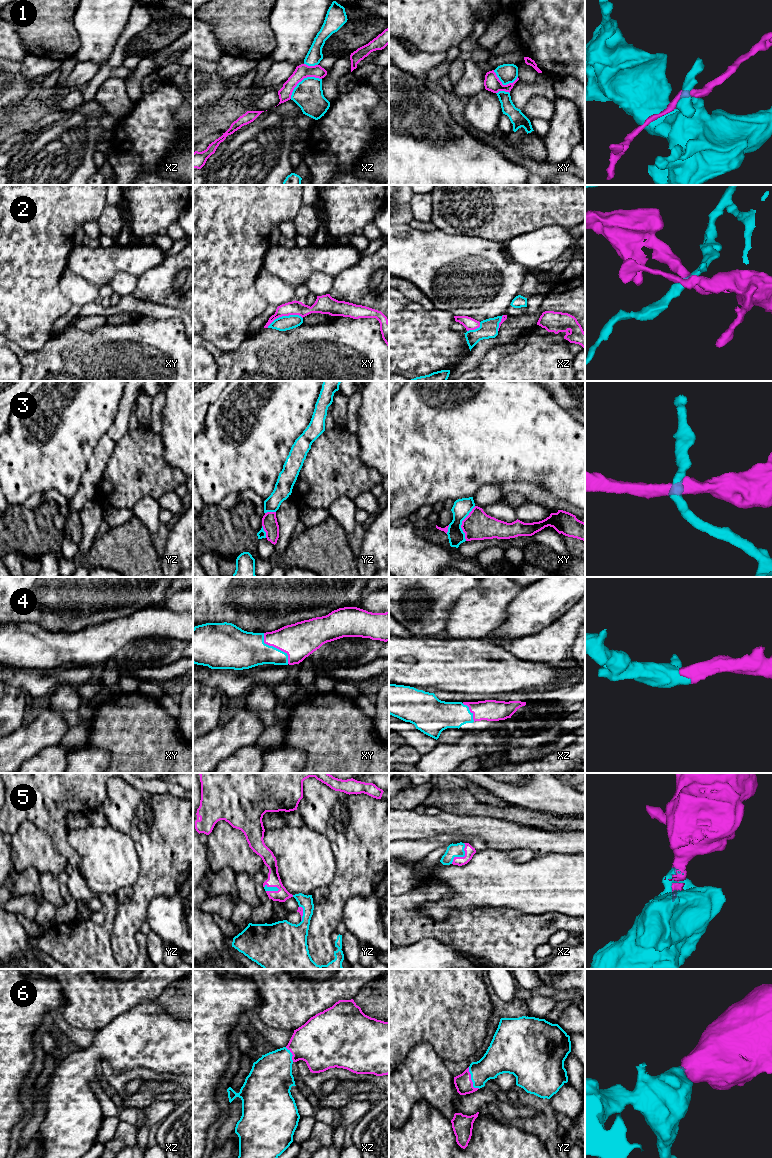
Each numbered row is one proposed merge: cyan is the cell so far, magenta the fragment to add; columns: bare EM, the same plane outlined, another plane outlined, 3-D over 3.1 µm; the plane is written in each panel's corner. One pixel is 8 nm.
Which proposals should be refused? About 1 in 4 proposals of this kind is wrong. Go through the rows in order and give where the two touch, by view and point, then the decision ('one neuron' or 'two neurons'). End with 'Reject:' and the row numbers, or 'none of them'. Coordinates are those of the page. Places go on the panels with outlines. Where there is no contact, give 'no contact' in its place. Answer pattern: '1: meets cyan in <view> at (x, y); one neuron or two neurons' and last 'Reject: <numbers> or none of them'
1: meets cyan in xz at (303, 79); two neurons
2: meets cyan in xy at (284, 316); two neurons
3: meets cyan in xy at (461, 523); two neurons
4: meets cyan in xy at (274, 647); one neuron
5: meets cyan in xz at (462, 856); one neuron
6: meets cyan in yz at (471, 1079); one neuron
Reject: 1, 2, 3

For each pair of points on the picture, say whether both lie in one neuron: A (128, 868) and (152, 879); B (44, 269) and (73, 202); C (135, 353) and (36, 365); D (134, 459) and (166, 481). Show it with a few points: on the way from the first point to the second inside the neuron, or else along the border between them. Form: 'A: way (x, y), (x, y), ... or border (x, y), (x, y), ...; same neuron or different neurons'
A: border (139, 860), (140, 872); different neurons
B: way (44, 252), (56, 219); same neuron
C: way (110, 365), (61, 365); same neuron
D: way (142, 467), (149, 474), (158, 477); same neuron

